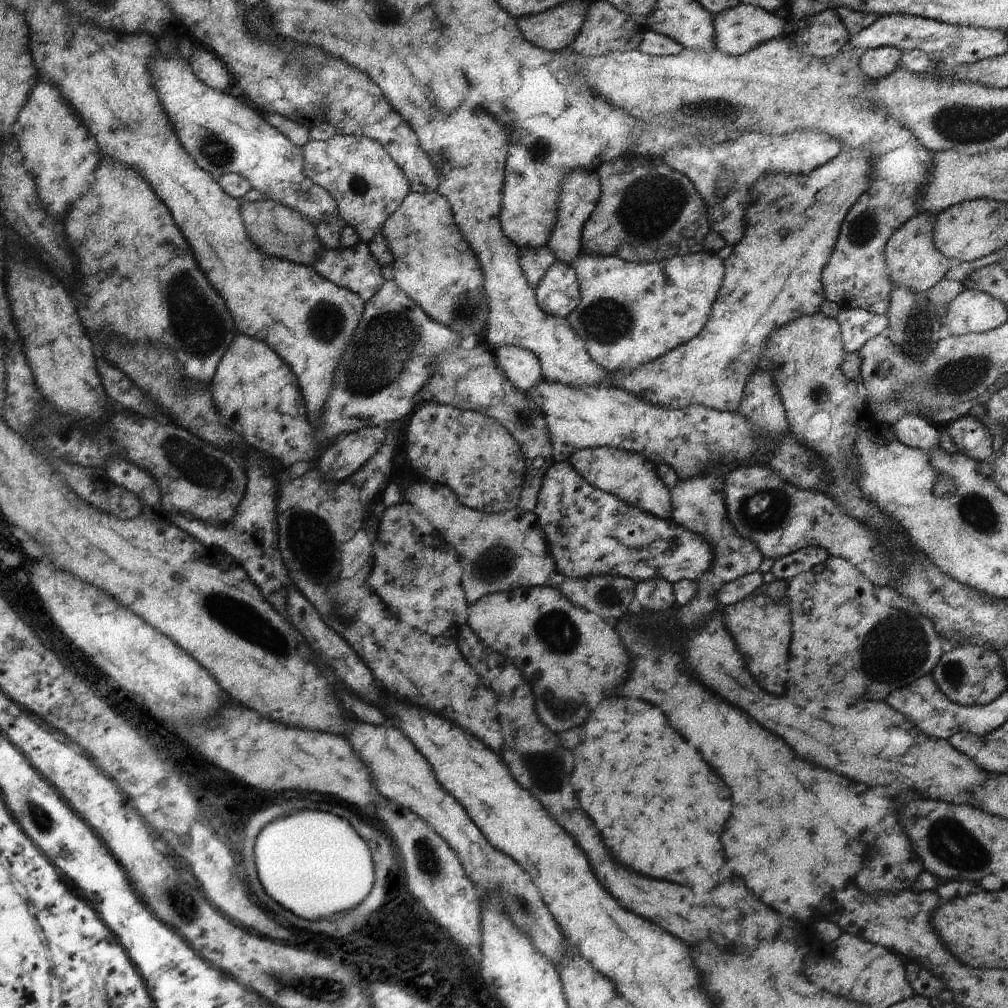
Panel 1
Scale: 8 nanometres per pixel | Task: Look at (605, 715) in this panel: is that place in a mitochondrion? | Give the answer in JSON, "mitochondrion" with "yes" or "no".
{"mitochondrion":"no"}

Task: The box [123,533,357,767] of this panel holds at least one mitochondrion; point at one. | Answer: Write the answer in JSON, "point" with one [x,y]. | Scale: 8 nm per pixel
{"point":[244,622]}

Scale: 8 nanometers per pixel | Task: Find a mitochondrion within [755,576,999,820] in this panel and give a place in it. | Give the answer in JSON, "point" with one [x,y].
{"point":[905,634]}

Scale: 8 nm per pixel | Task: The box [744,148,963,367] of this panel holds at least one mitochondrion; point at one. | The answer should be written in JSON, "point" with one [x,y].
{"point":[917,321]}

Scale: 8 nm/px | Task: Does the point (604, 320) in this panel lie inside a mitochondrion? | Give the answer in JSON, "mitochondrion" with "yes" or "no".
{"mitochondrion":"yes"}

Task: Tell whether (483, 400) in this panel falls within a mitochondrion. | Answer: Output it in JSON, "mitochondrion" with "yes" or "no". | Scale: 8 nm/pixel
{"mitochondrion":"no"}

